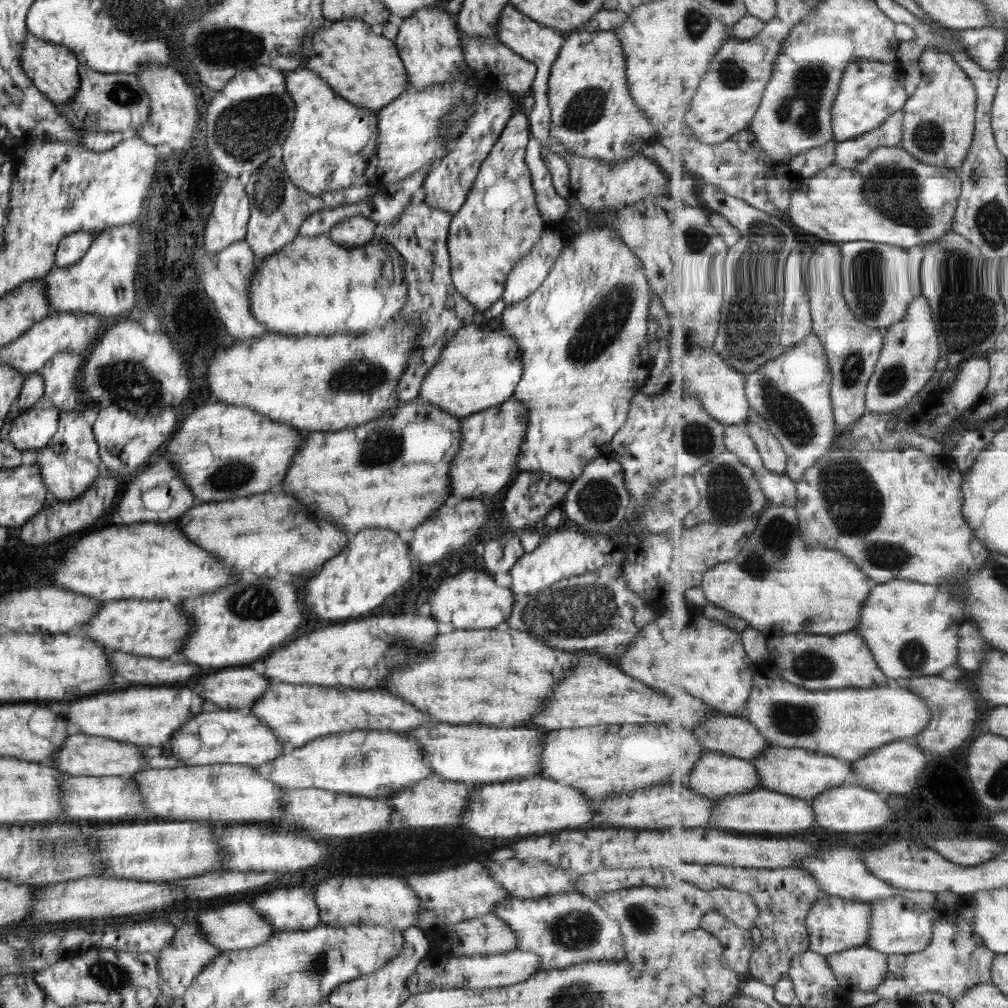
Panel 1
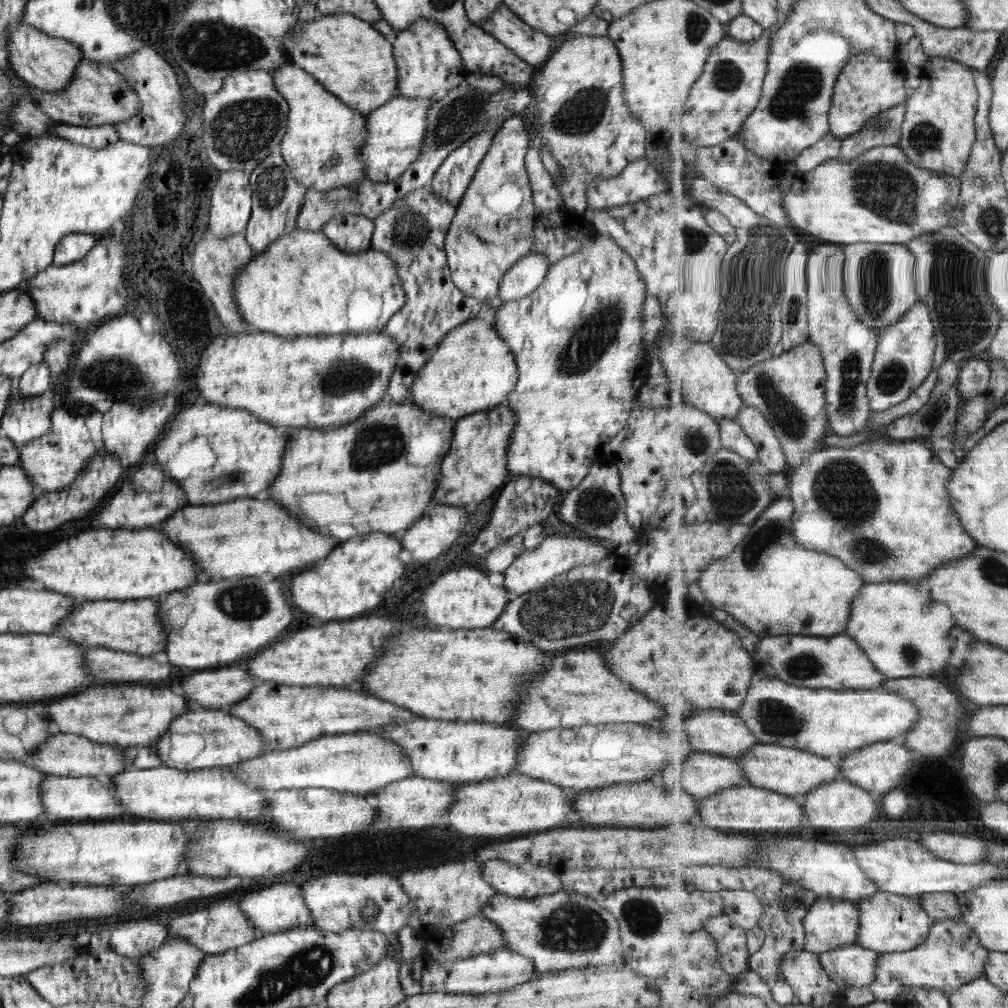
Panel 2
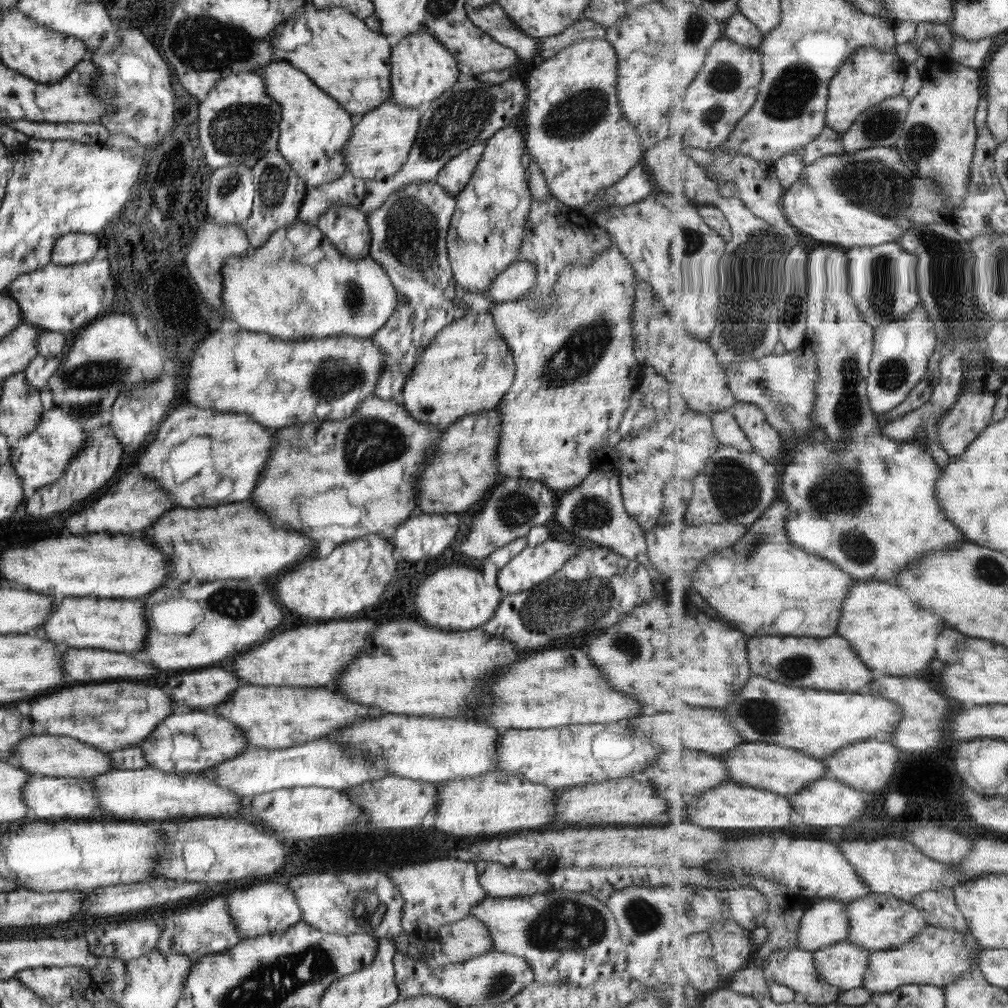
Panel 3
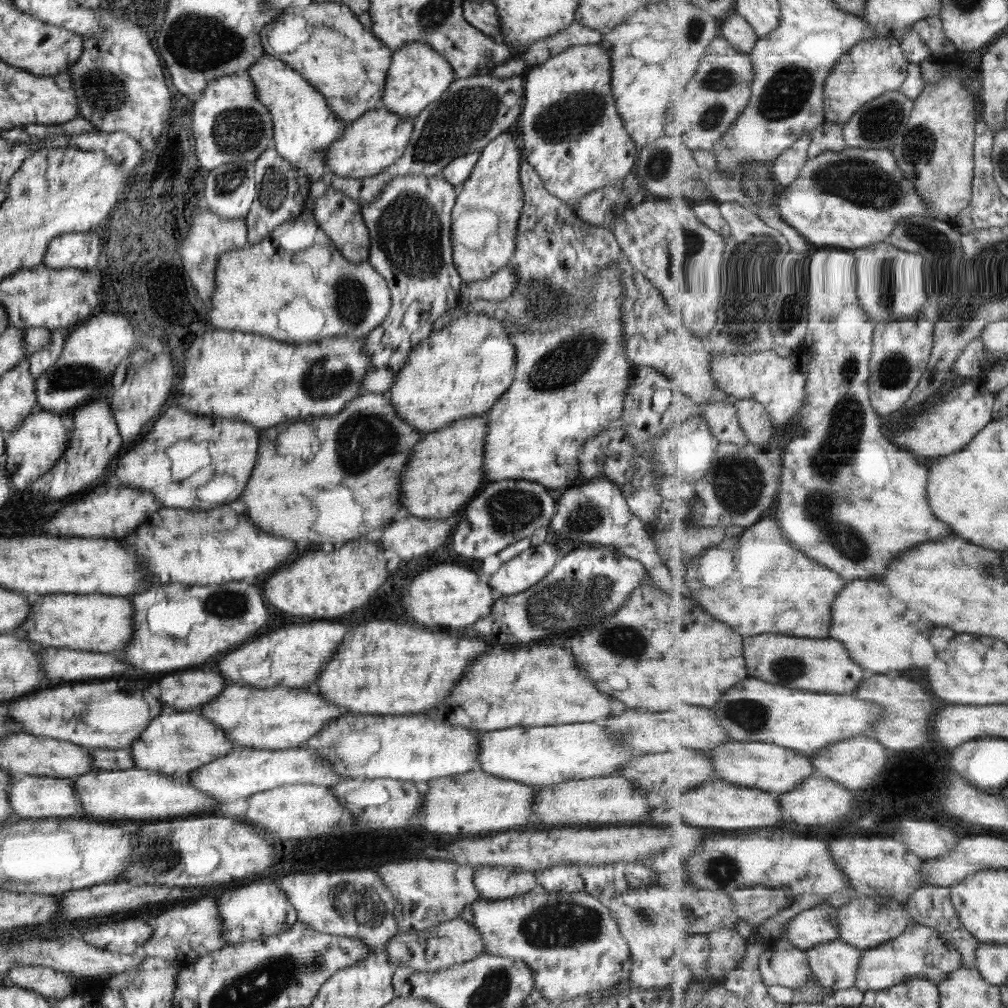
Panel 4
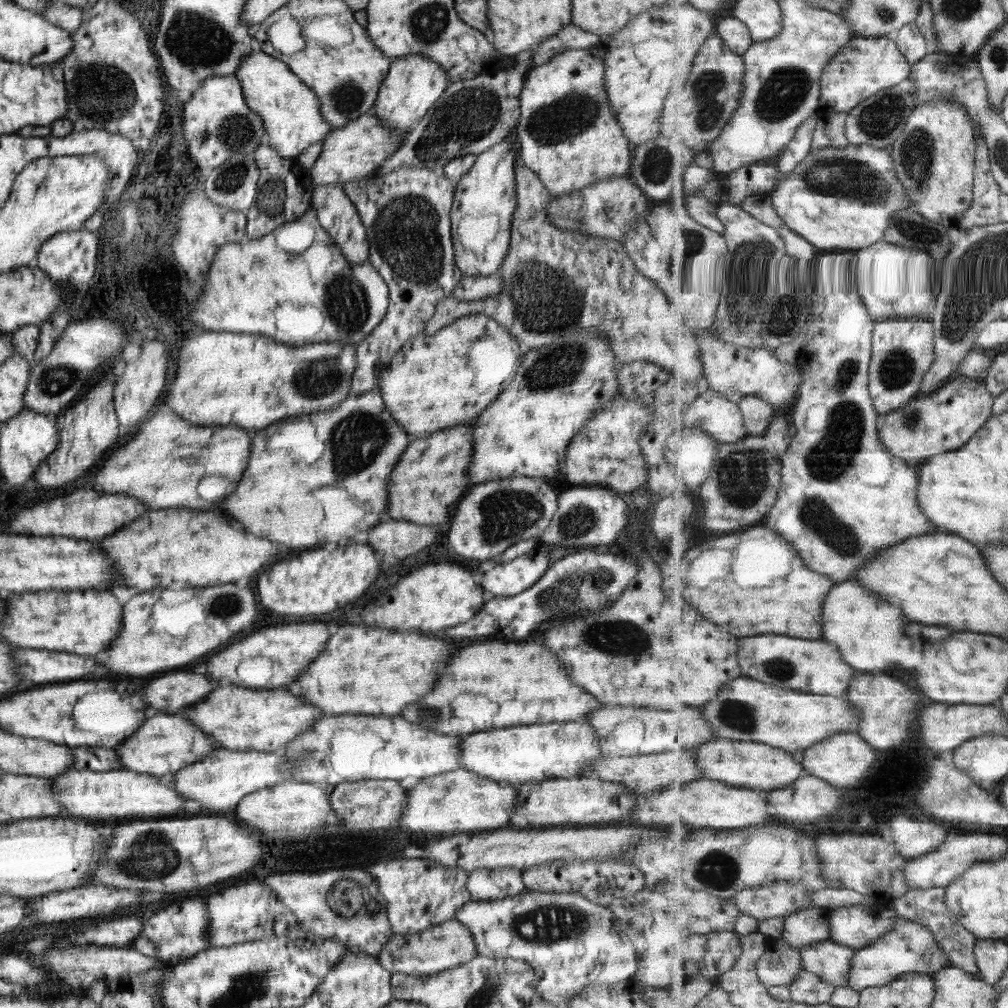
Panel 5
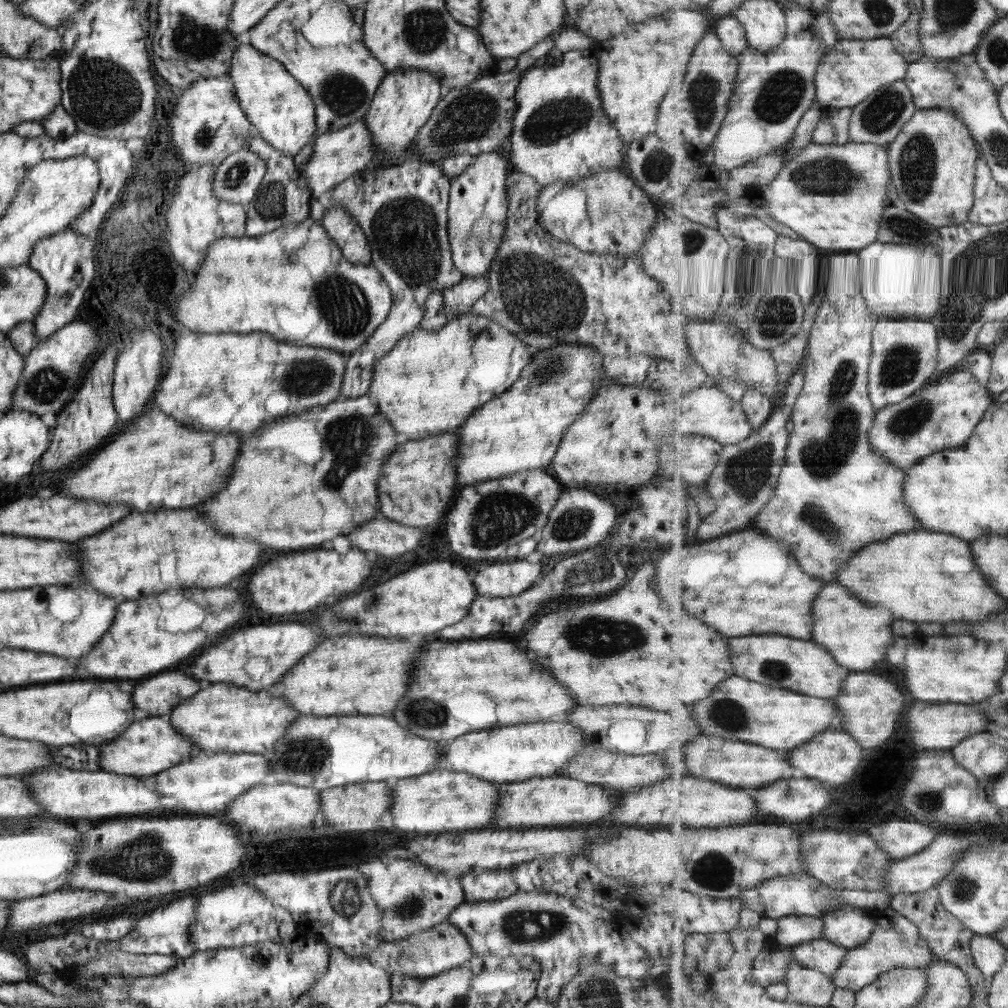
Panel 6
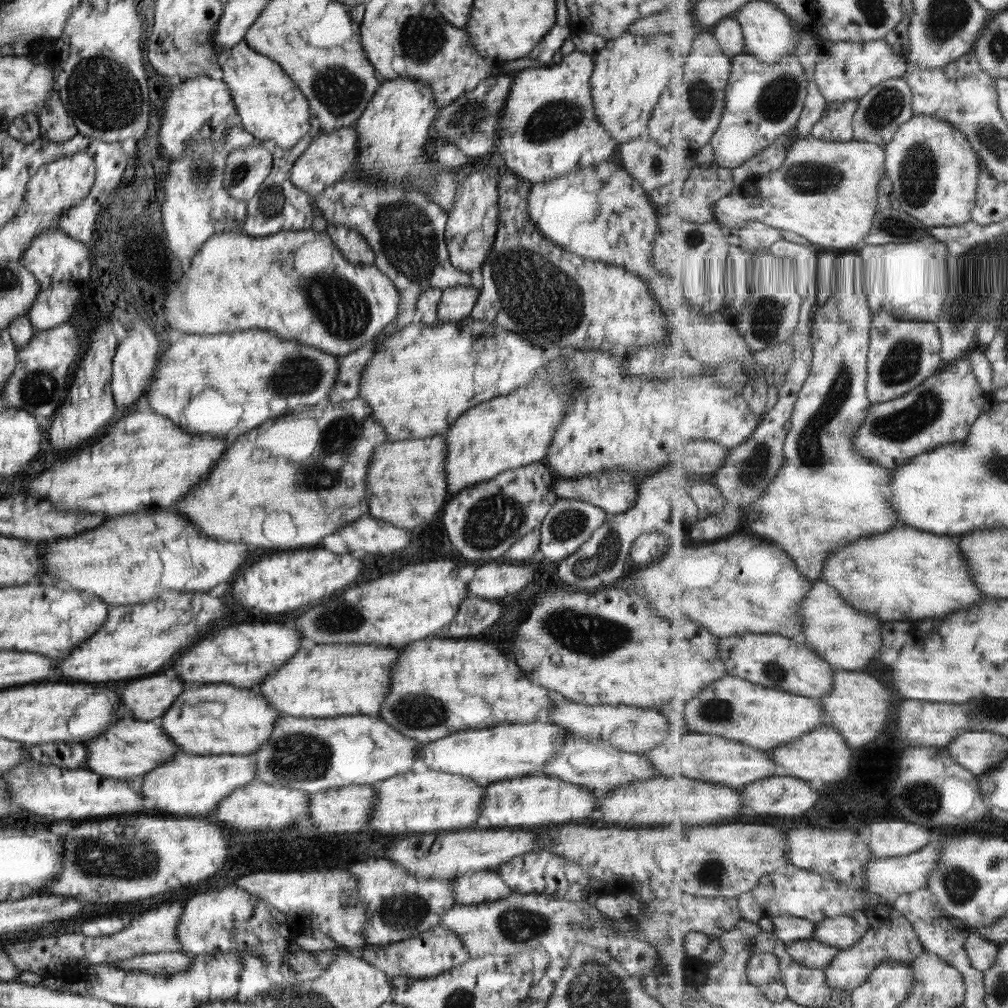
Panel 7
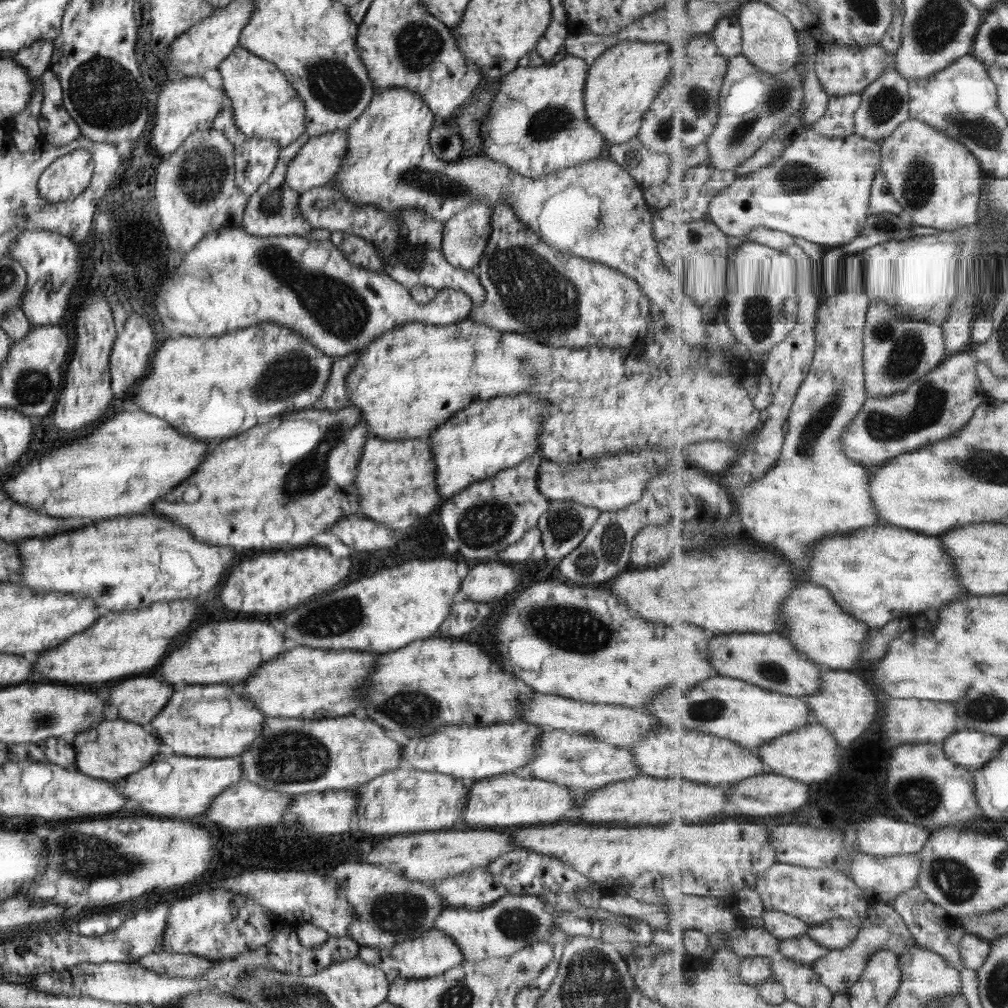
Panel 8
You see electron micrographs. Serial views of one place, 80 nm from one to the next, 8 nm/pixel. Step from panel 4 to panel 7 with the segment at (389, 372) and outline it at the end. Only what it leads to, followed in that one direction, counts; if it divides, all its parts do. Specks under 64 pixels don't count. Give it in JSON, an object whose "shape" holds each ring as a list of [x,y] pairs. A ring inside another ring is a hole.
{"shape":[[[347,176],[310,198],[312,212],[319,213],[327,225],[346,226],[356,230],[366,240],[374,254],[373,265],[393,283],[399,298],[397,320],[388,324],[370,343],[338,359],[336,381],[327,399],[329,403],[340,403],[358,396],[361,371],[381,341],[392,332],[417,321],[415,303],[421,292],[429,288],[442,291],[449,287],[468,287],[472,284],[468,273],[453,268],[449,262],[444,241],[444,226],[448,216],[425,191],[397,185],[376,185],[365,179],[351,179]]]}

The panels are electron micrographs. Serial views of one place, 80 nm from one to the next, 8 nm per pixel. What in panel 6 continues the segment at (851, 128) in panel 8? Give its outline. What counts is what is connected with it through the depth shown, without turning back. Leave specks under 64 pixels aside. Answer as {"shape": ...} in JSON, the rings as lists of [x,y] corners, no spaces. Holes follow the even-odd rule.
{"shape":[[[853,107],[828,108],[822,122],[814,130],[814,141],[819,144],[849,144],[852,141],[850,124]]]}

